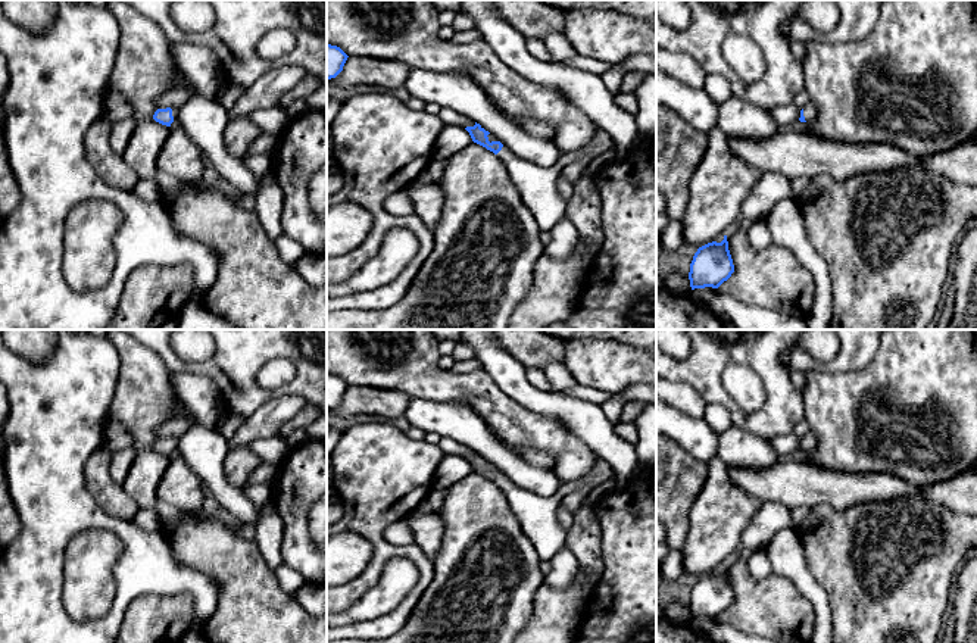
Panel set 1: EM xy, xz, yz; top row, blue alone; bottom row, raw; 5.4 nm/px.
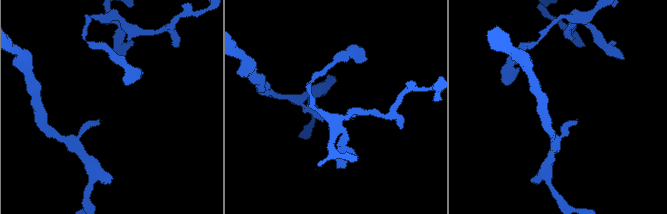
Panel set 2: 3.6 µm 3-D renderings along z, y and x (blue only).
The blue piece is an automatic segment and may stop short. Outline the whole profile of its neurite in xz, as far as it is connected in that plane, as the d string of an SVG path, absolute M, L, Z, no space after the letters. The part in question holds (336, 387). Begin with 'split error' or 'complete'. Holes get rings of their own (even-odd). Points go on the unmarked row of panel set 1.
complete; M327 374L327 409L335 408L343 400L347 387L340 377Z

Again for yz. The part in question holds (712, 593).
complete; M727 565L721 572L712 571L697 578L690 593L690 617L718 618L734 602Z

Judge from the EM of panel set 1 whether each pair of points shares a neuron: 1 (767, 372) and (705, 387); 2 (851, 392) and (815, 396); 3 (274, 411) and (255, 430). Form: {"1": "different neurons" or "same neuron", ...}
{"1": "same neuron", "2": "same neuron", "3": "same neuron"}

